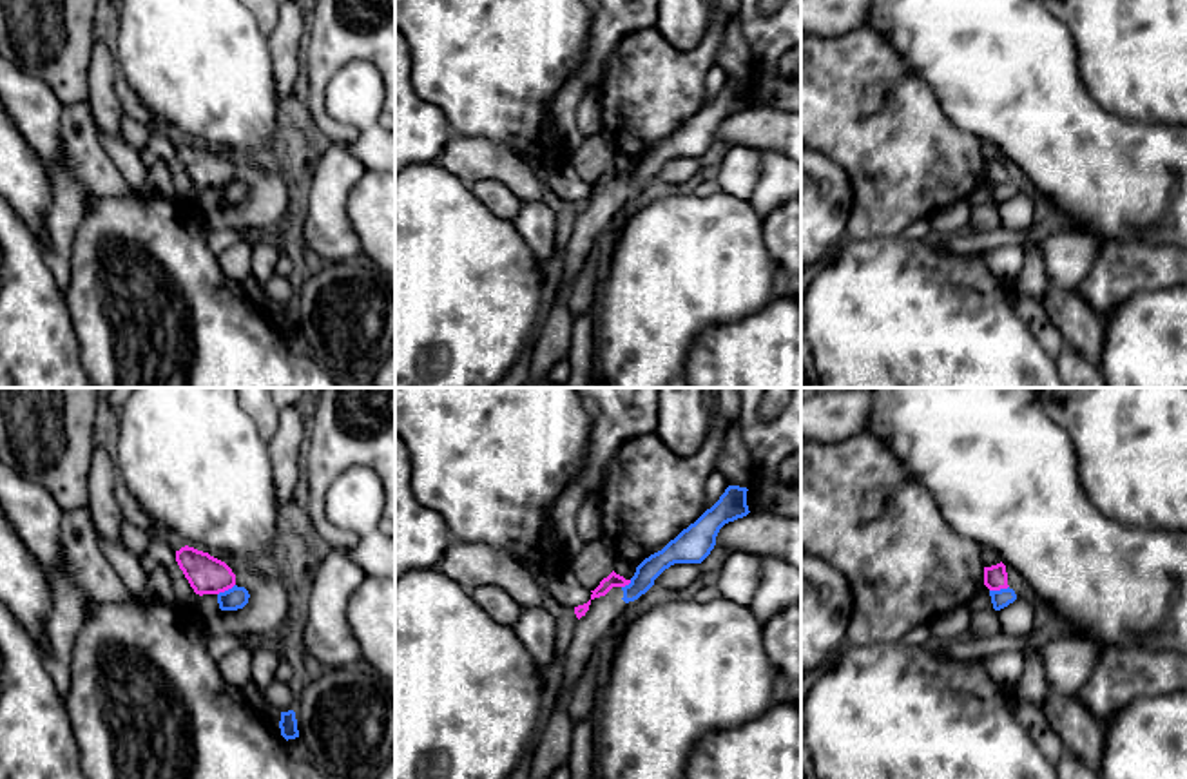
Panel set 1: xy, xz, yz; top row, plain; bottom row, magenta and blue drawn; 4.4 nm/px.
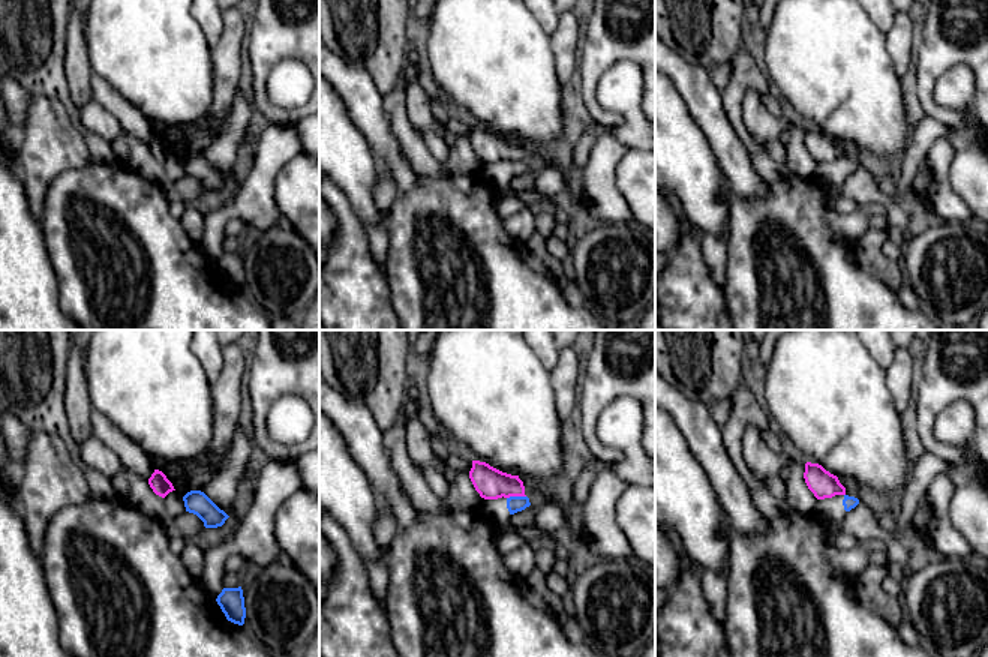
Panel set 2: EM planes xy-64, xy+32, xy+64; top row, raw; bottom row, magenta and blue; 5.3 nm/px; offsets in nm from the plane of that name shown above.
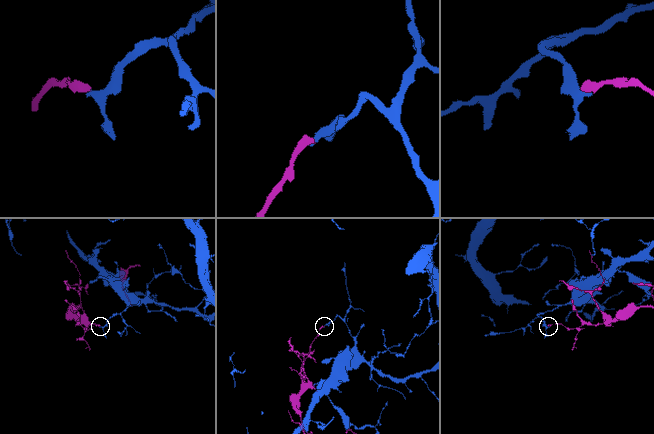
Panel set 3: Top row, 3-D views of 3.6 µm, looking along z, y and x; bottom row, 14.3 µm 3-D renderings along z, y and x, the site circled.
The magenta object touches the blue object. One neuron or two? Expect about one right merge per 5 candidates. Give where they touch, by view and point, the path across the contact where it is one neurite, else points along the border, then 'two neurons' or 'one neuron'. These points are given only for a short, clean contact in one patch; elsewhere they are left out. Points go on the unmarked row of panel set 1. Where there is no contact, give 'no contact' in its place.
contact yz (999, 183); border yz (1008, 180), (990, 185); two neurons

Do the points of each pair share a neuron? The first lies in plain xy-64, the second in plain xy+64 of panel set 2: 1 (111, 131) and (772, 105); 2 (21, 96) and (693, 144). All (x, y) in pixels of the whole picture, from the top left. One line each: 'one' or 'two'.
1: one
2: two

